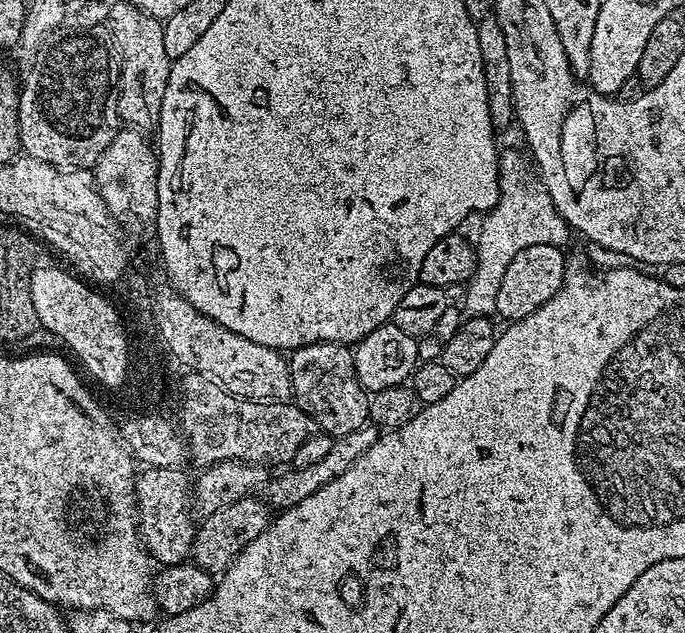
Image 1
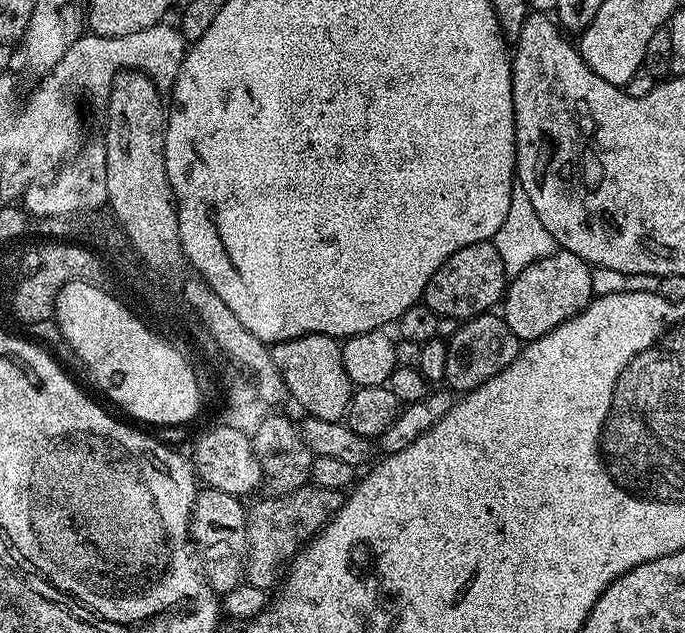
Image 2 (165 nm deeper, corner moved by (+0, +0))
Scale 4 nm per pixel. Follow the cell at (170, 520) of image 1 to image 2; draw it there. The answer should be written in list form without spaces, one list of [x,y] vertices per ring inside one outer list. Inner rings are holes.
[[[205,487],[197,495],[196,505],[192,508],[190,536],[202,565],[202,571],[208,577],[208,585],[223,594],[234,590],[246,576],[248,558],[248,513],[241,497],[231,496],[222,490]]]

